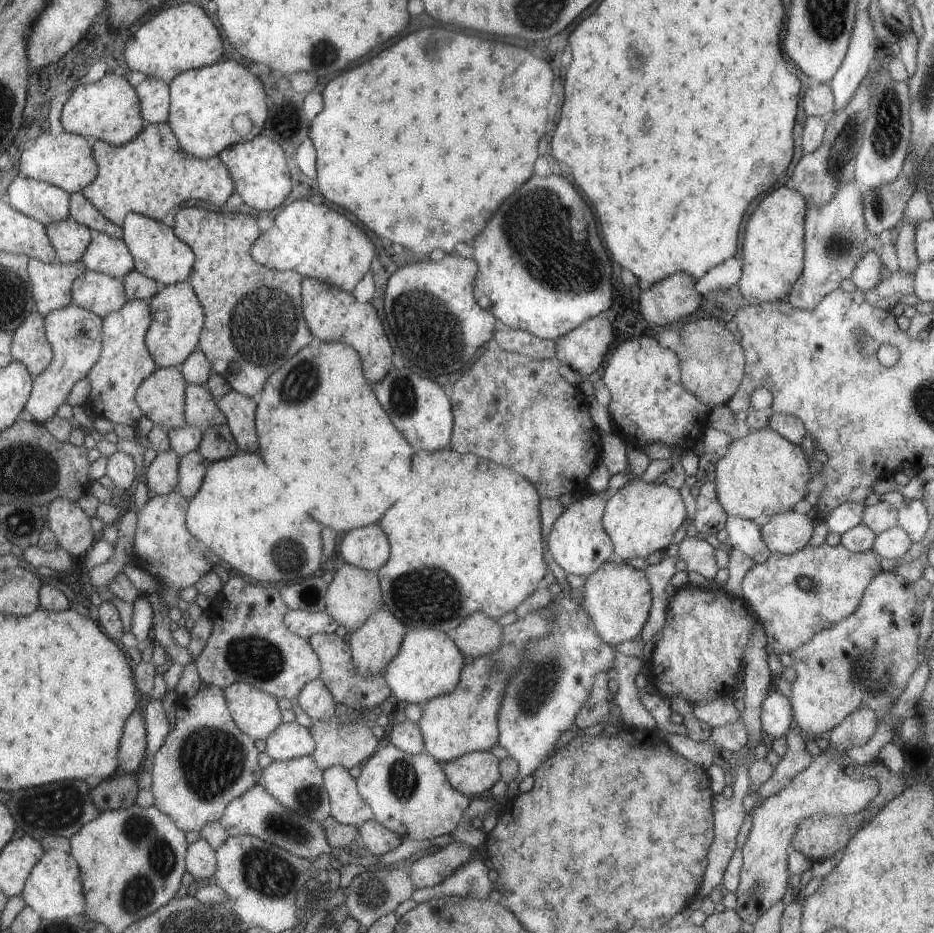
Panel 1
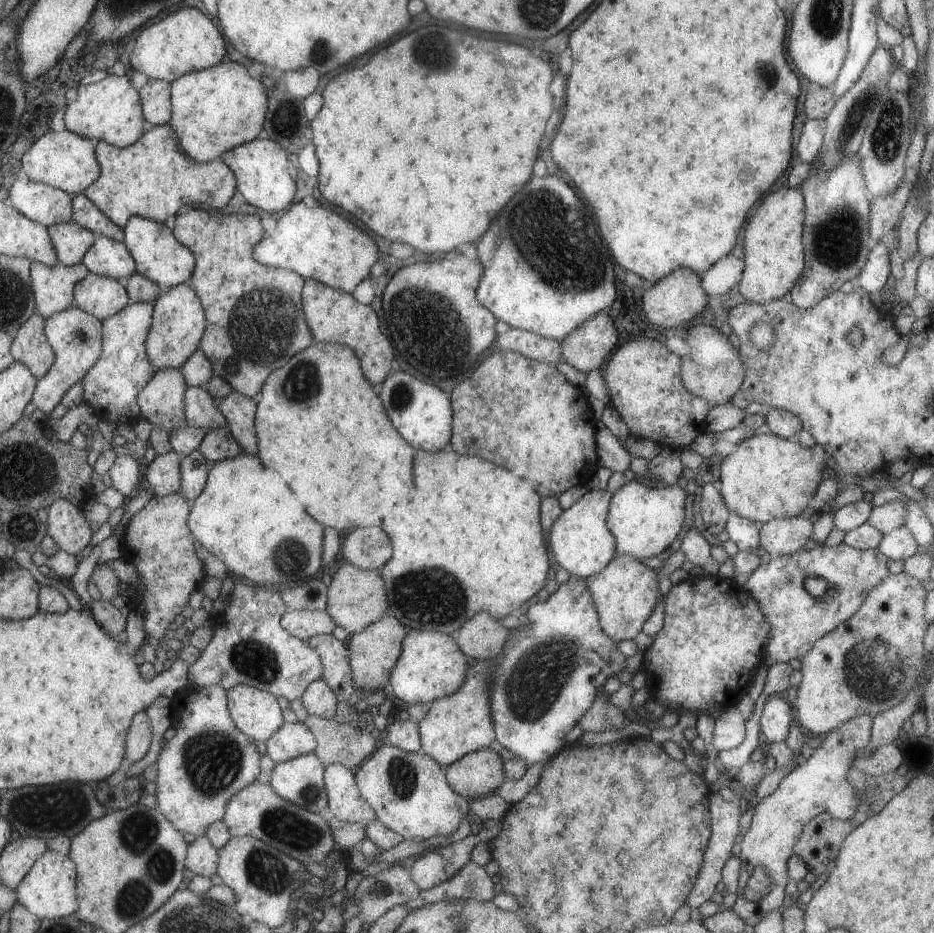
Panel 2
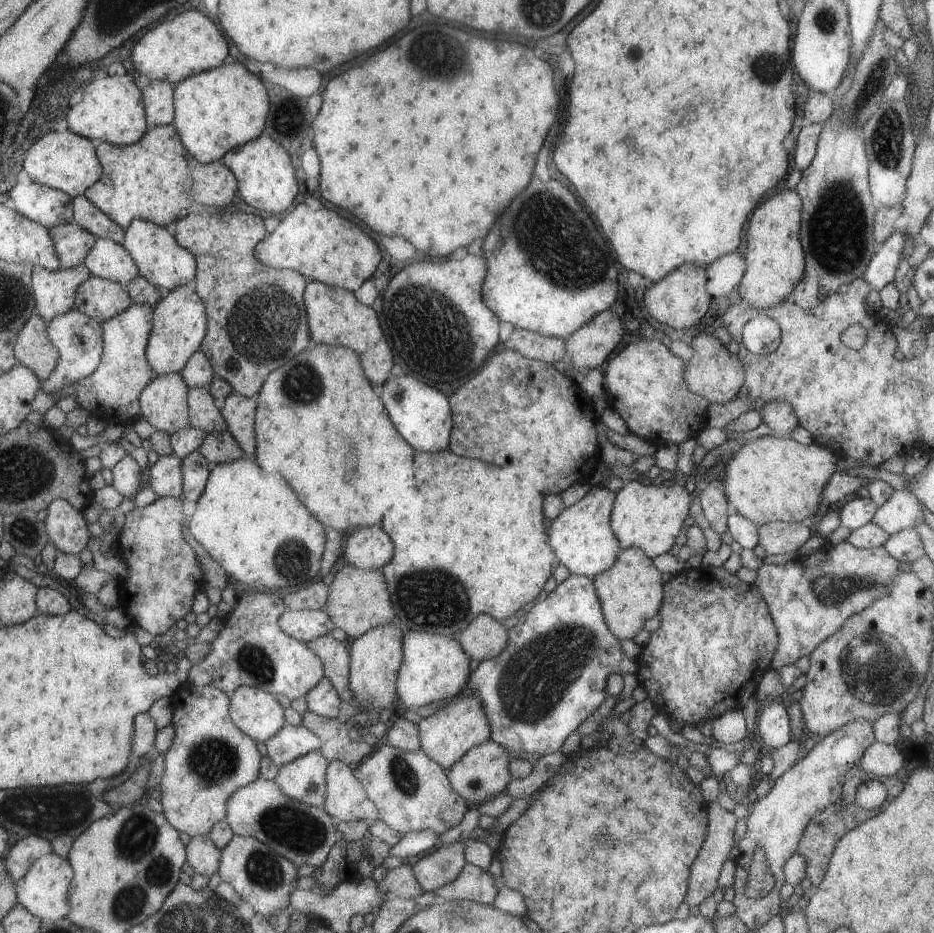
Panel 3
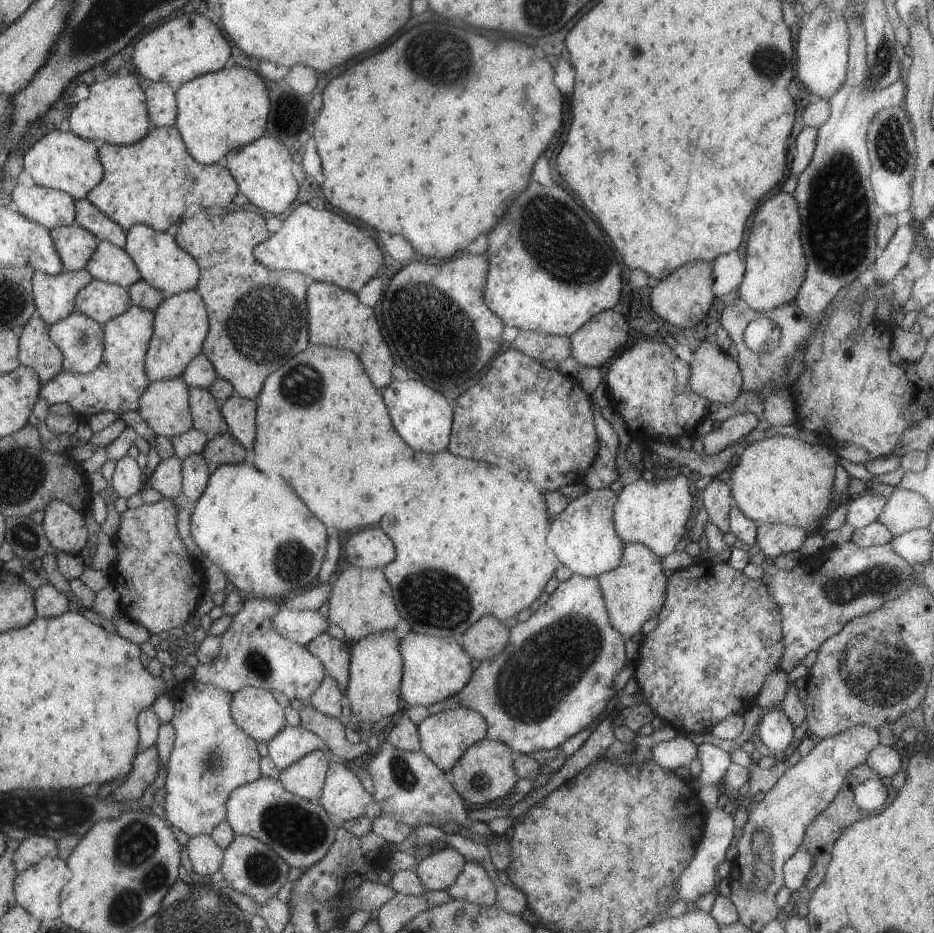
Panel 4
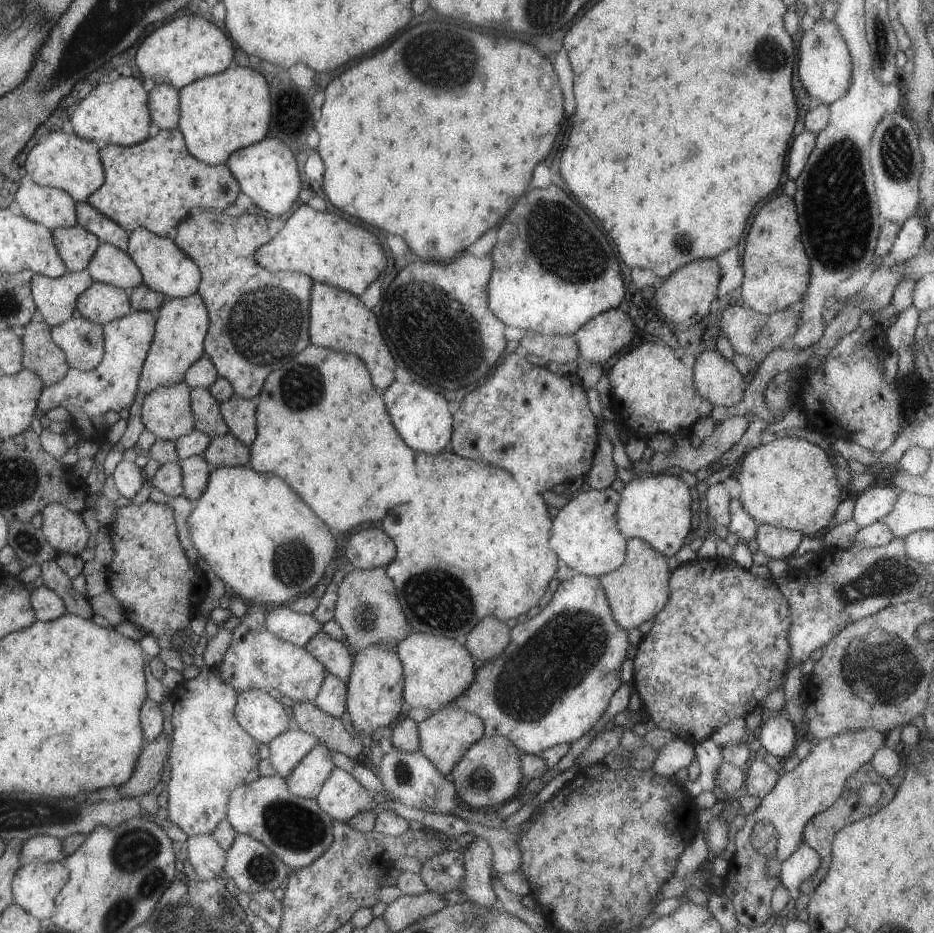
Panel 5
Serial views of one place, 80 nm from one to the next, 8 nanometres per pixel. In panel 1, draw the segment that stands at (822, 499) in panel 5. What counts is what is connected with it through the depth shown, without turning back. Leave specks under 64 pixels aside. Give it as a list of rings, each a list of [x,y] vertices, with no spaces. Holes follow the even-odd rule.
[[[769,428],[750,431],[744,437],[737,437],[728,444],[725,456],[715,463],[714,484],[716,495],[722,509],[728,516],[753,520],[759,516],[771,516],[777,513],[791,511],[808,491],[807,485],[811,481],[813,472],[809,459],[805,456],[800,445],[793,444],[780,434]]]

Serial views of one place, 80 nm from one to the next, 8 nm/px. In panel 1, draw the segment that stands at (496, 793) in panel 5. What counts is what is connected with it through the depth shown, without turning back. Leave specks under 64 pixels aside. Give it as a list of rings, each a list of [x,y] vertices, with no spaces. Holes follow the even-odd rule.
[[[477,751],[441,764],[441,770],[457,792],[471,799],[489,792],[500,779],[498,762],[491,751]]]

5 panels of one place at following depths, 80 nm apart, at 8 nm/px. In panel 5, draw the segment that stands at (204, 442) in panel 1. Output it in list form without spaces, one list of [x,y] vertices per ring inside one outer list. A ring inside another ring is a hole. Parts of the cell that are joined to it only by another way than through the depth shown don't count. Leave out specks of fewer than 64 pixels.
[[[231,433],[213,437],[202,454],[209,464],[219,467],[249,466],[249,449]]]

